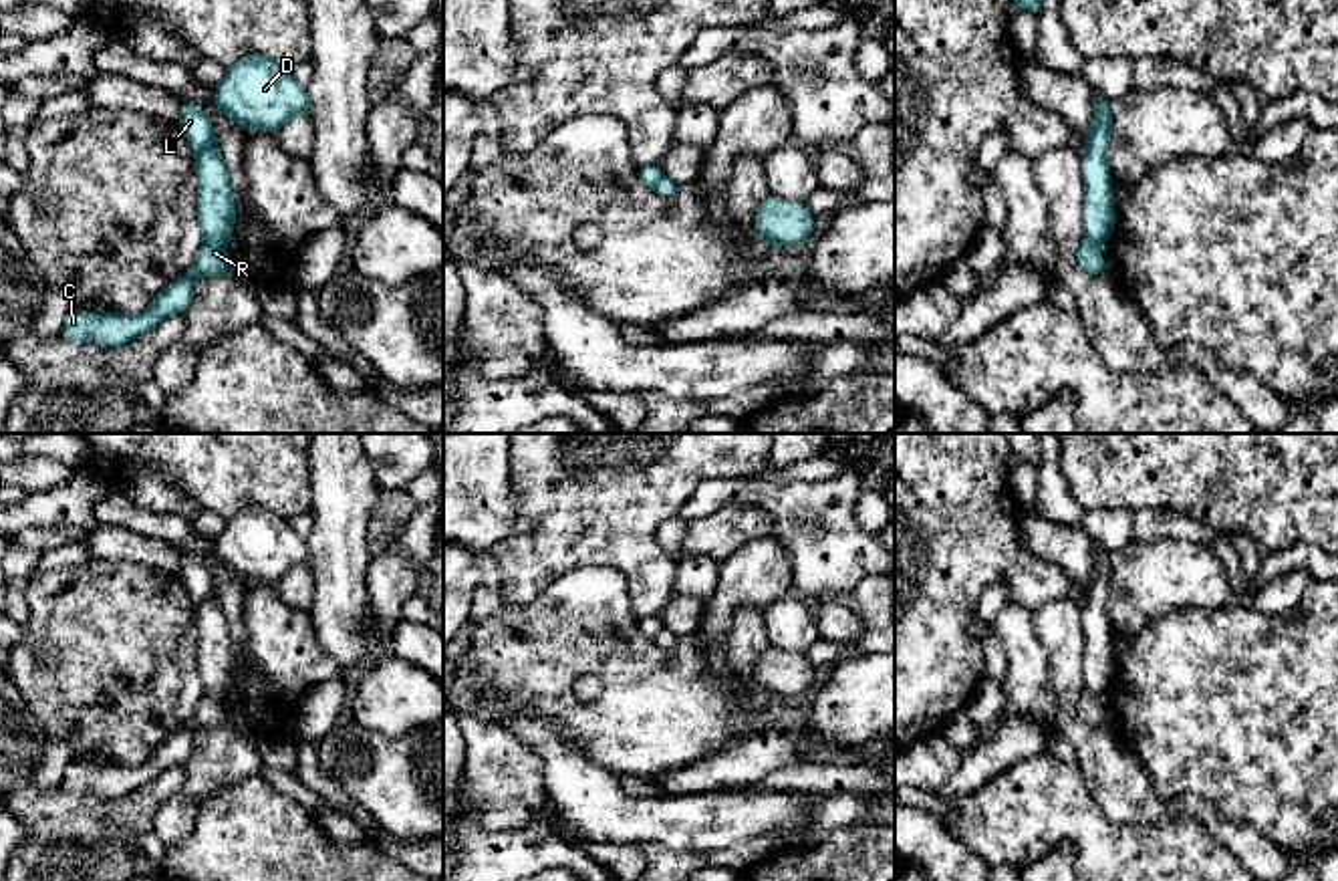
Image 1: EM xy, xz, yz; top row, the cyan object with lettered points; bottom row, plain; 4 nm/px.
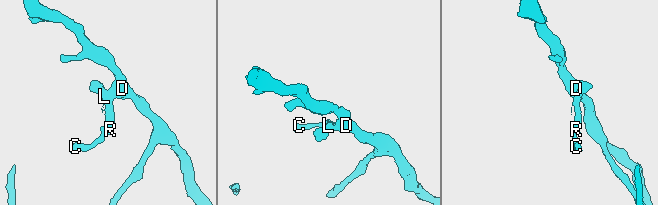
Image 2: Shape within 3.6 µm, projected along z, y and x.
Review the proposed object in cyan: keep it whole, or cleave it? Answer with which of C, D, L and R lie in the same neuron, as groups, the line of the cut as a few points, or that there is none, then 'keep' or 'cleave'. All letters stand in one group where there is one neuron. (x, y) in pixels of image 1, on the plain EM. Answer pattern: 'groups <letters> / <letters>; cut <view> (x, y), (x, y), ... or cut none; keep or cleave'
groups C D R / L; cut xy (212, 583), (196, 611); cleave

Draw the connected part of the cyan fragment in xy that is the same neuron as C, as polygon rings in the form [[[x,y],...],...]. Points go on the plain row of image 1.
[[[212,585],[195,617],[197,629],[197,671],[204,681],[204,698],[193,710],[191,724],[157,744],[149,758],[137,766],[91,766],[73,760],[62,770],[58,788],[71,794],[93,790],[109,800],[121,798],[149,782],[165,768],[185,764],[193,750],[193,732],[197,728],[216,728],[230,724],[226,704],[234,681],[236,657],[226,615],[220,607],[216,587]]]

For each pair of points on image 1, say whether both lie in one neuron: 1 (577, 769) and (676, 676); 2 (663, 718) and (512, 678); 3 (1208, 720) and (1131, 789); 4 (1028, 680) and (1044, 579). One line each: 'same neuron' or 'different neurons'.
1: different neurons
2: same neuron
3: different neurons
4: different neurons

